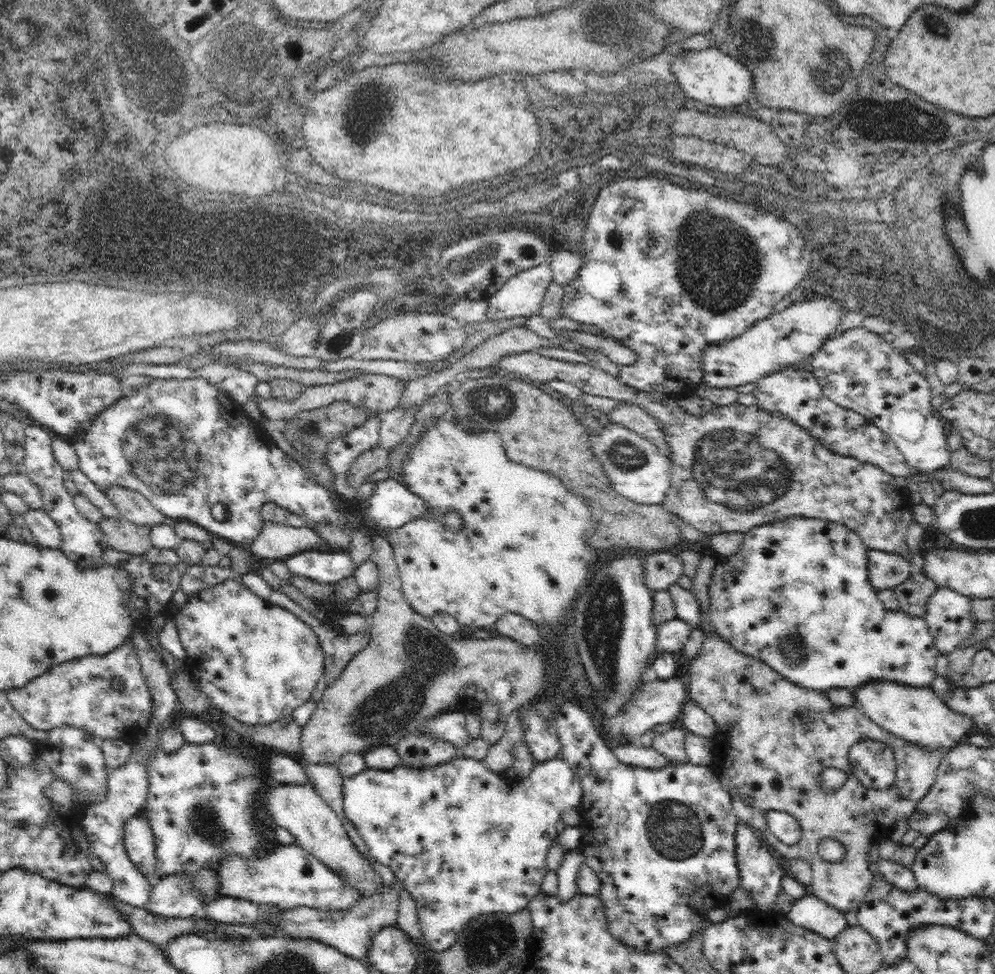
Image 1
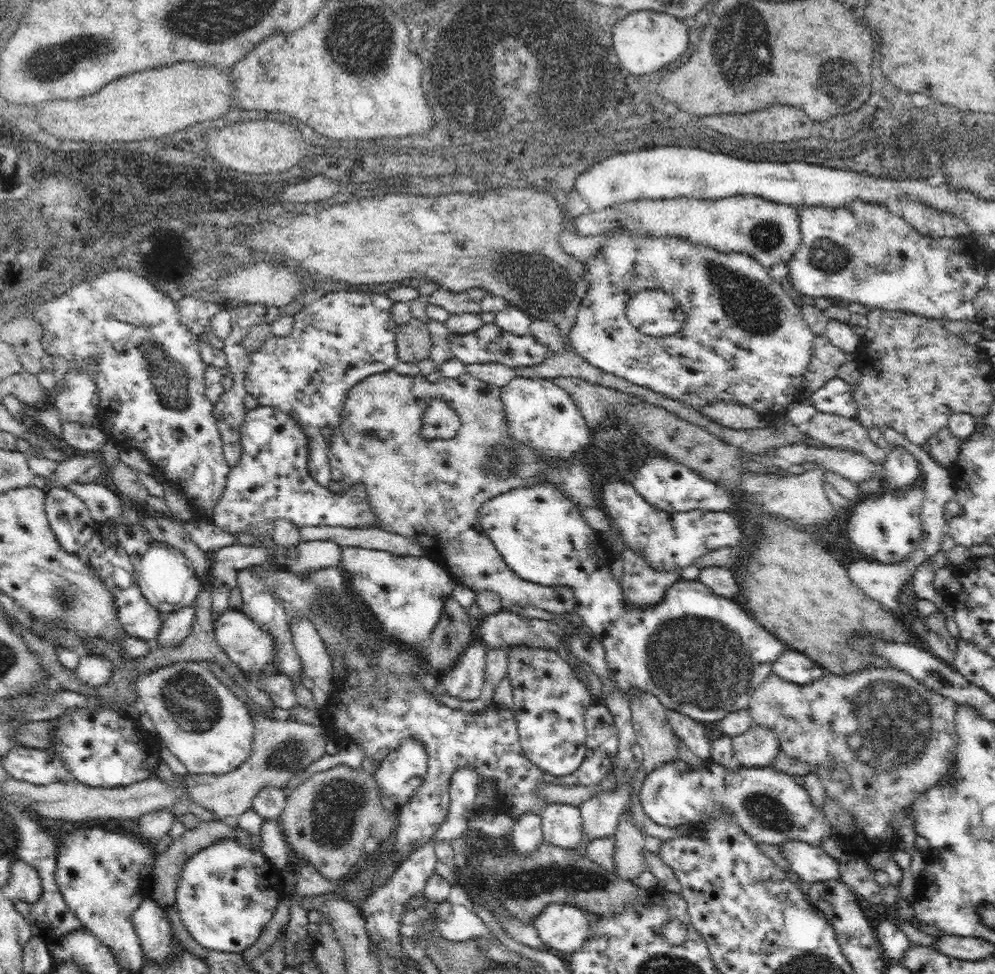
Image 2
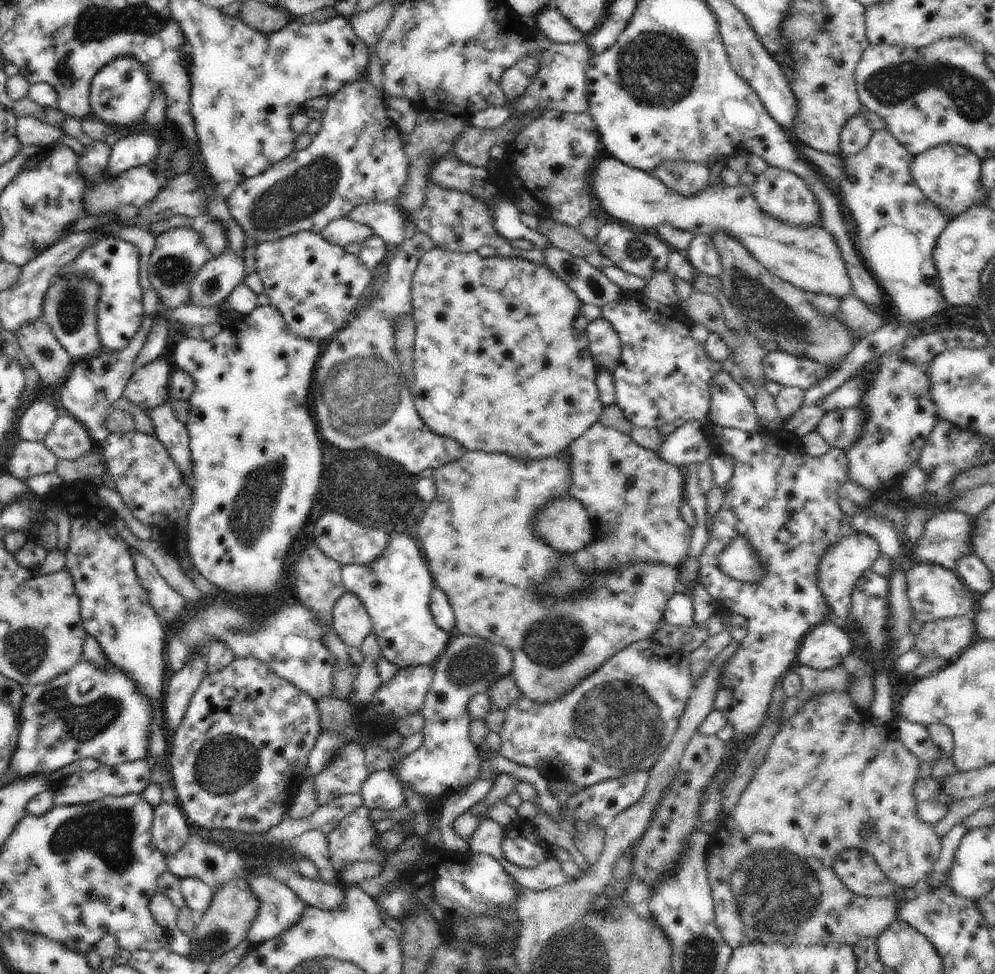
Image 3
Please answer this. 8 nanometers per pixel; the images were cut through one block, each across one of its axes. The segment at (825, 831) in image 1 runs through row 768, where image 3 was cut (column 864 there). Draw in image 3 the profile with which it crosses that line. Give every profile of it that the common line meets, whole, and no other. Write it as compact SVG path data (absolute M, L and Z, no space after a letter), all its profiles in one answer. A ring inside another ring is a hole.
M846 691L820 693L810 697L800 707L794 716L791 716L773 738L764 762L755 772L748 788L741 794L736 808L726 818L720 827L710 834L711 842L707 854L708 880L712 887L712 900L715 908L715 923L721 932L722 938L733 948L740 945L760 941L766 944L780 943L801 945L844 943L854 946L860 938L873 936L878 938L897 918L896 896L865 897L851 891L835 873L833 869L836 857L846 849L862 849L869 852L877 860L880 868L889 879L899 887L913 887L919 880L925 879L933 872L934 865L939 859L941 851L941 838L934 832L933 825L921 823L916 816L917 800L914 798L914 785L918 778L918 765L921 760L914 756L897 737L894 727L877 727L871 719L870 713L862 712L856 708L851 696ZM869 822L874 826L873 834L864 839L861 828Z

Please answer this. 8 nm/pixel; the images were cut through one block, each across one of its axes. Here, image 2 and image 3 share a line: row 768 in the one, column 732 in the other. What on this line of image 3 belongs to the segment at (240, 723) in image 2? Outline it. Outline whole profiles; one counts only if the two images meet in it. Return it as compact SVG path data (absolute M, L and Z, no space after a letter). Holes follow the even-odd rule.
M606 155L595 164L591 189L612 218L628 222L634 229L653 232L659 224L666 223L692 234L699 230L699 234L708 236L722 229L736 237L764 268L806 293L840 300L853 294L853 284L833 234L820 226L793 227L765 215L751 189L740 183L734 187L708 185L698 196L685 197L670 190L654 175Z

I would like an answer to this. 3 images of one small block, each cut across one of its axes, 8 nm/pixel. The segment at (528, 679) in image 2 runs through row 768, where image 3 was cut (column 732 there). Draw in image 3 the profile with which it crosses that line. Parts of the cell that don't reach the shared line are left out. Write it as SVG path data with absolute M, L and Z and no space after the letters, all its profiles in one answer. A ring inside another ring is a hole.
M735 537L718 558L723 573L730 575L732 579L744 582L761 579L763 565L746 537Z

